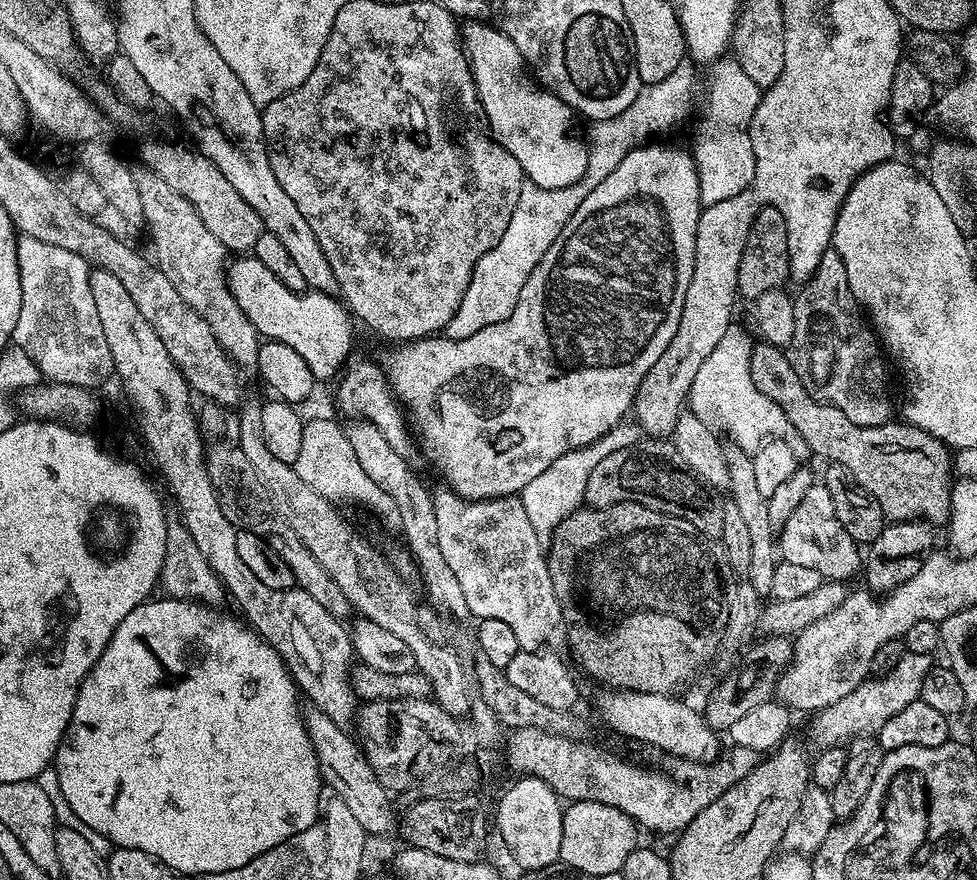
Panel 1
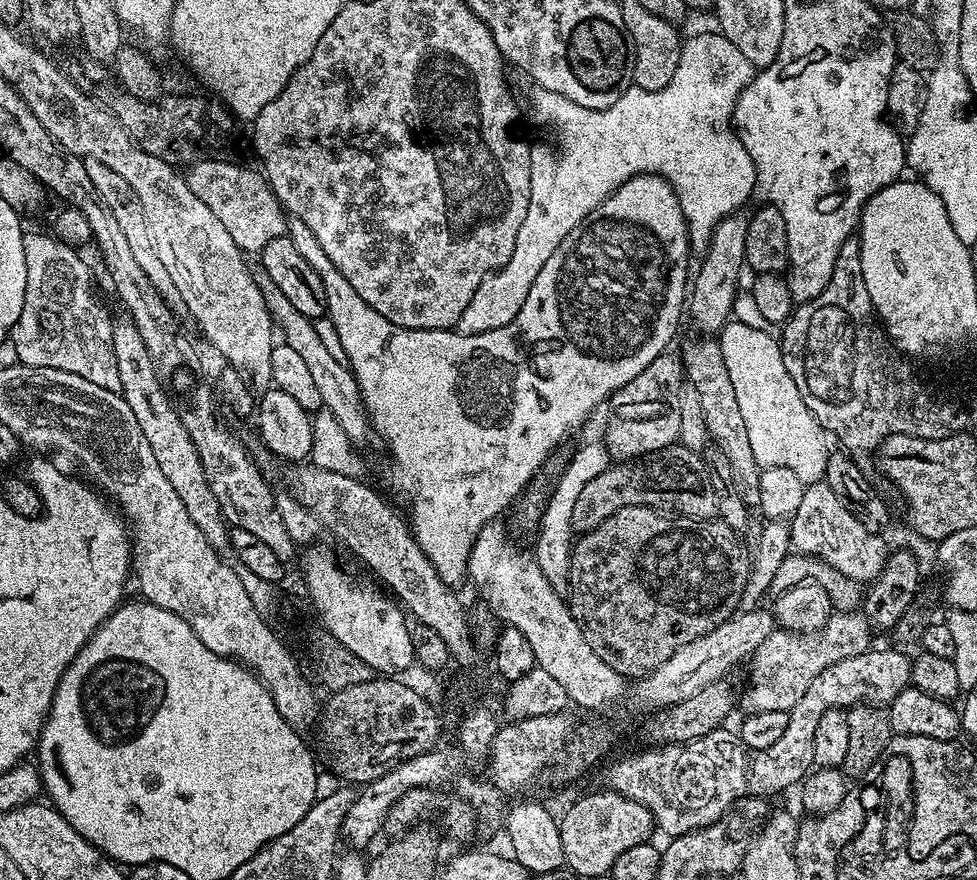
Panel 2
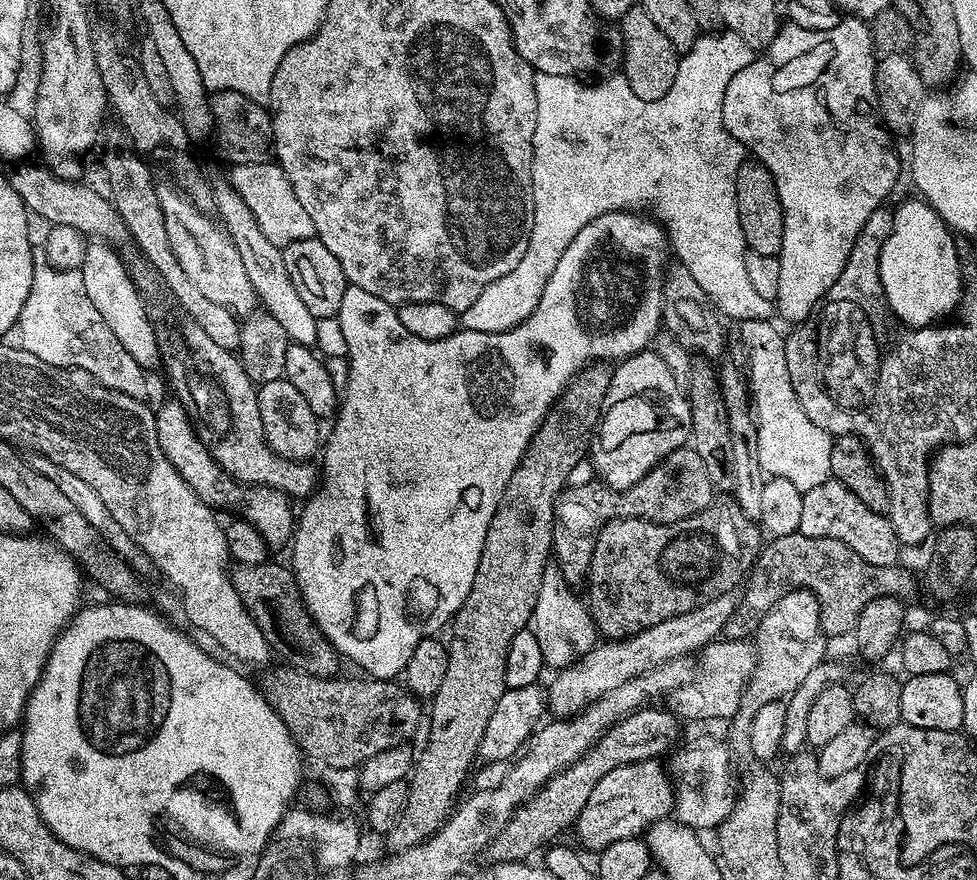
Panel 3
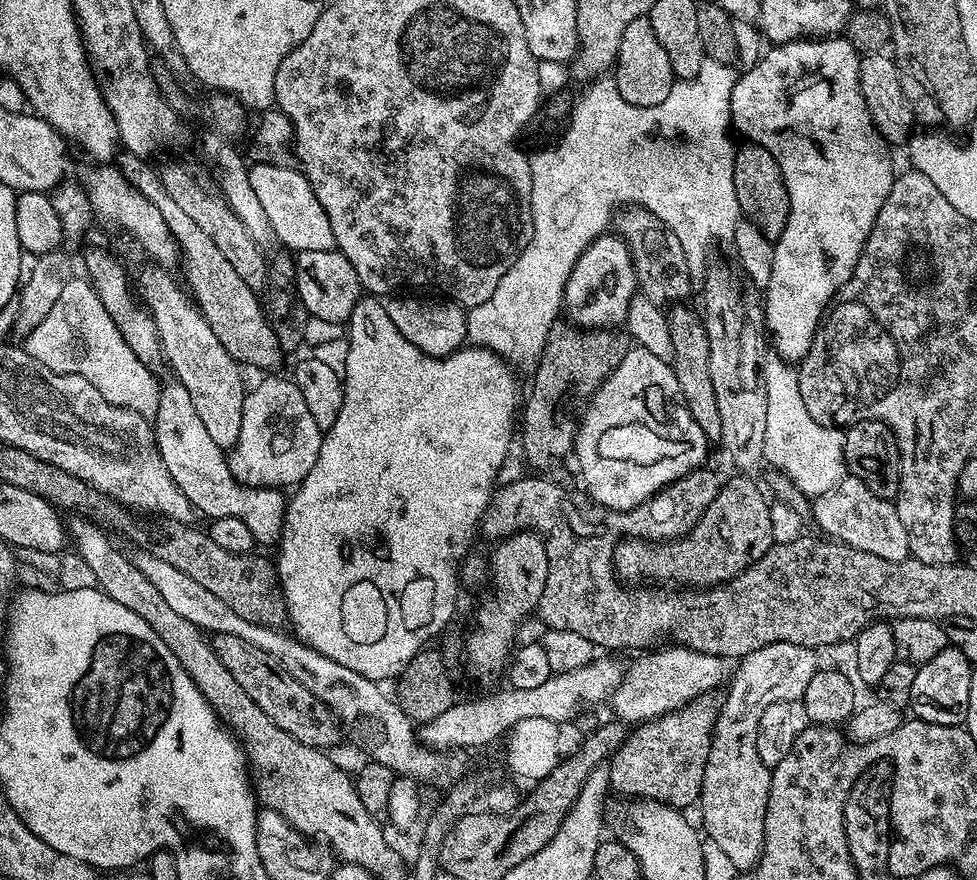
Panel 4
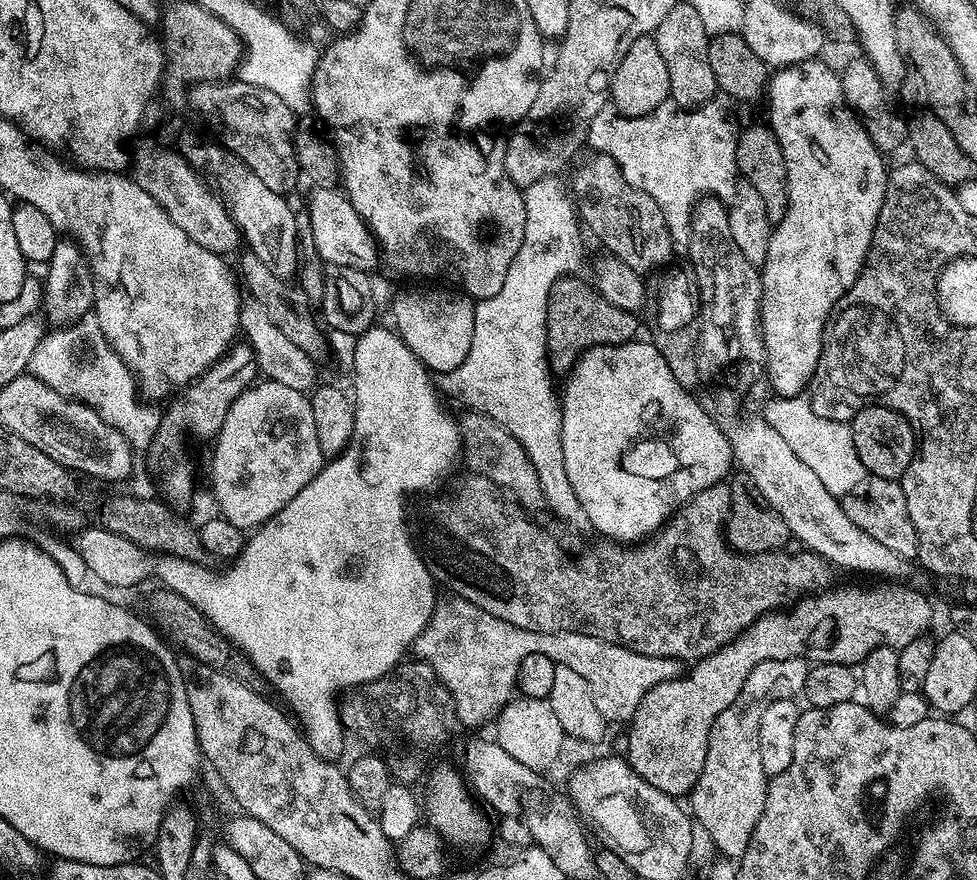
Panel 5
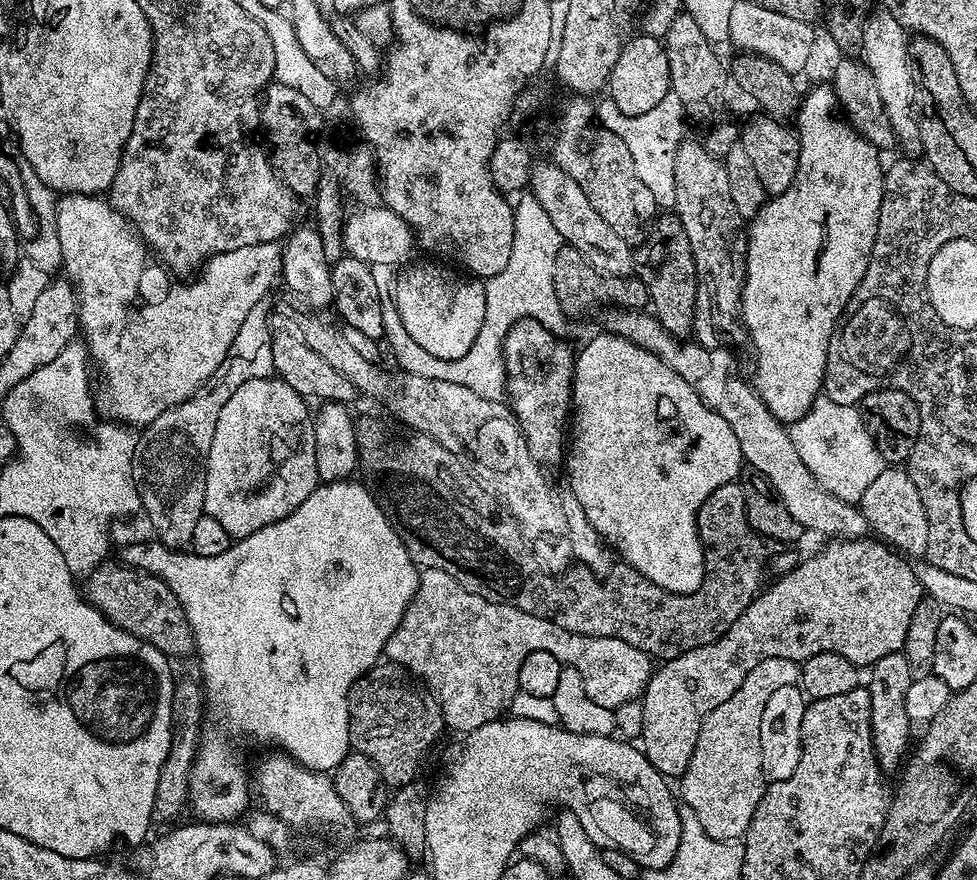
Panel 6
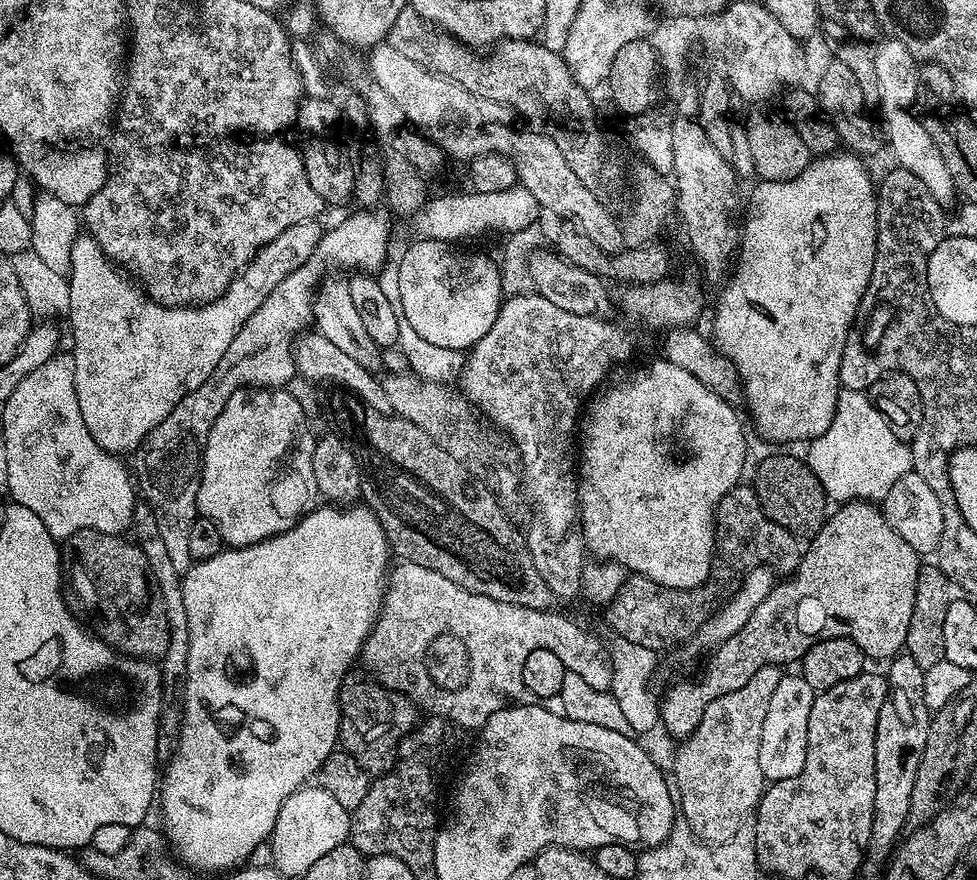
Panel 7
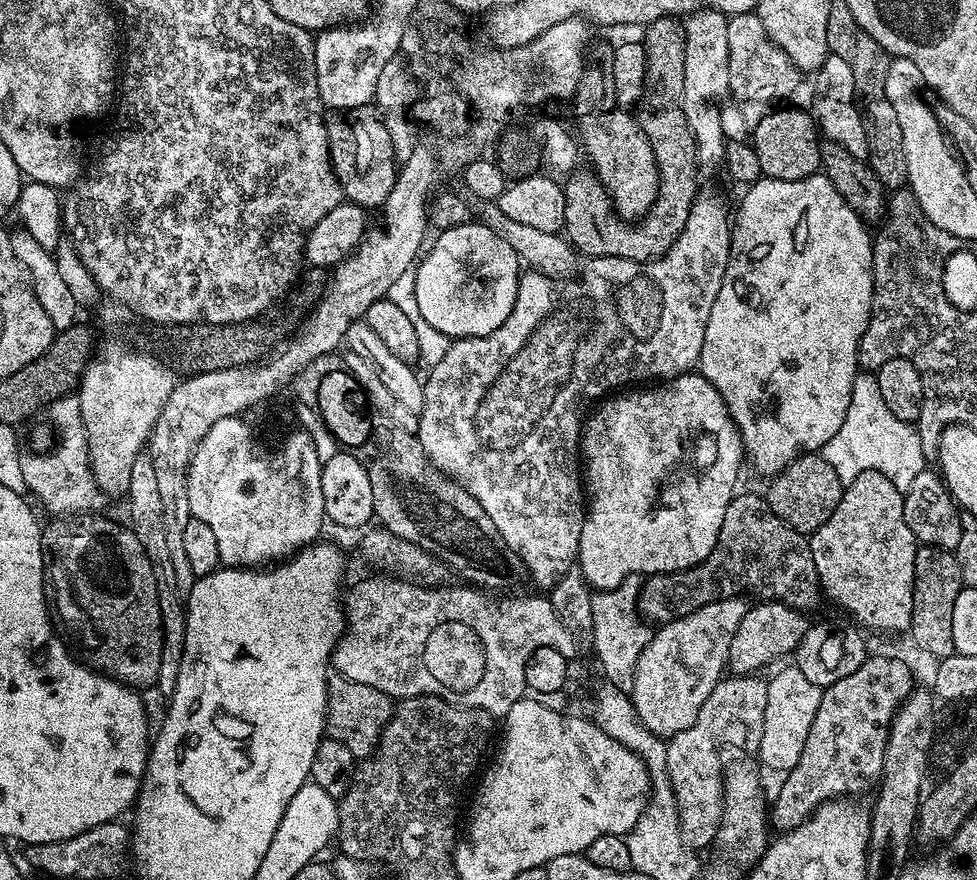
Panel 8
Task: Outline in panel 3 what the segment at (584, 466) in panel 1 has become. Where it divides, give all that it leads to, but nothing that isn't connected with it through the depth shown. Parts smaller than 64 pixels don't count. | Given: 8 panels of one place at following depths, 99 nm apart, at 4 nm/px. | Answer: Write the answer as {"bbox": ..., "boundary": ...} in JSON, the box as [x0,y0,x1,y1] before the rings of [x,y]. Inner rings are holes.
{"bbox":[531,563,598,669],"boundary":[[[548,563],[542,574],[542,586],[538,590],[538,602],[532,611],[531,627],[538,638],[538,646],[542,646],[542,658],[549,669],[565,669],[577,659],[578,654],[590,651],[598,643],[596,624],[588,613],[585,601],[576,597],[577,589],[569,585],[568,579],[555,563]]]}

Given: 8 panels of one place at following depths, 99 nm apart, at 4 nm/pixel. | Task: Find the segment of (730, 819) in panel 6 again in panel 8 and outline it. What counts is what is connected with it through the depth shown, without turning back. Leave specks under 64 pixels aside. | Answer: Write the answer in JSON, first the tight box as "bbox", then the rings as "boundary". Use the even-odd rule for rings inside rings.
{"bbox":[666,674,768,850],"boundary":[[[728,674],[721,678],[710,691],[710,696],[706,698],[706,702],[702,702],[702,710],[698,710],[698,718],[694,722],[694,726],[690,726],[690,730],[682,730],[677,736],[671,737],[667,741],[668,749],[666,750],[666,762],[670,770],[670,786],[674,786],[674,798],[678,806],[678,822],[682,830],[682,838],[688,843],[689,848],[693,850],[701,850],[700,848],[711,849],[716,843],[716,835],[718,834],[718,826],[722,822],[722,810],[724,809],[724,772],[722,764],[720,768],[720,739],[723,736],[752,736],[758,738],[762,734],[762,722],[766,718],[766,690],[768,689],[768,680],[760,674]]]}

